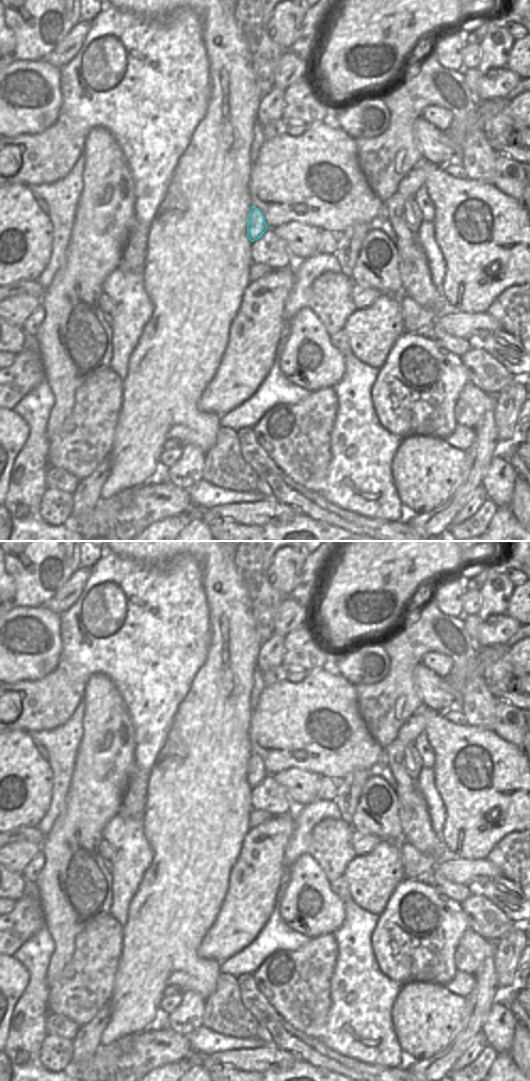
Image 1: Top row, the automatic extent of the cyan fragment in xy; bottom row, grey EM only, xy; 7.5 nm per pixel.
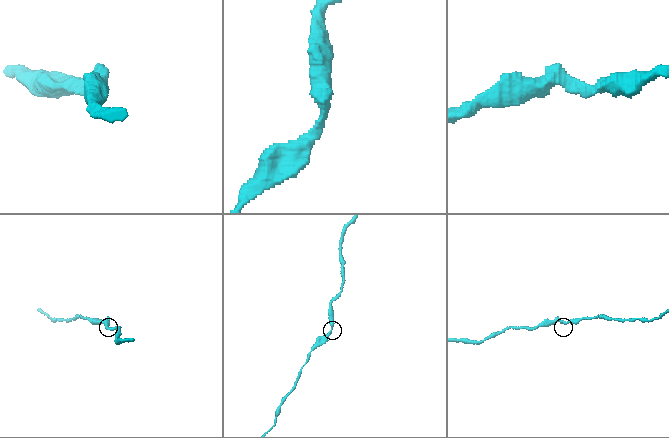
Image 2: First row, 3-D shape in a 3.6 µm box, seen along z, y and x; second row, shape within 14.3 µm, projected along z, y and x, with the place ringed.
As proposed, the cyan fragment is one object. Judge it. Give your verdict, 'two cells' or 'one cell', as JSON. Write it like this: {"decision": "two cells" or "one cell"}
{"decision": "one cell"}

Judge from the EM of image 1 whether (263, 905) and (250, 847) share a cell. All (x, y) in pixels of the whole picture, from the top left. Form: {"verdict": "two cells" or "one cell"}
{"verdict": "one cell"}

